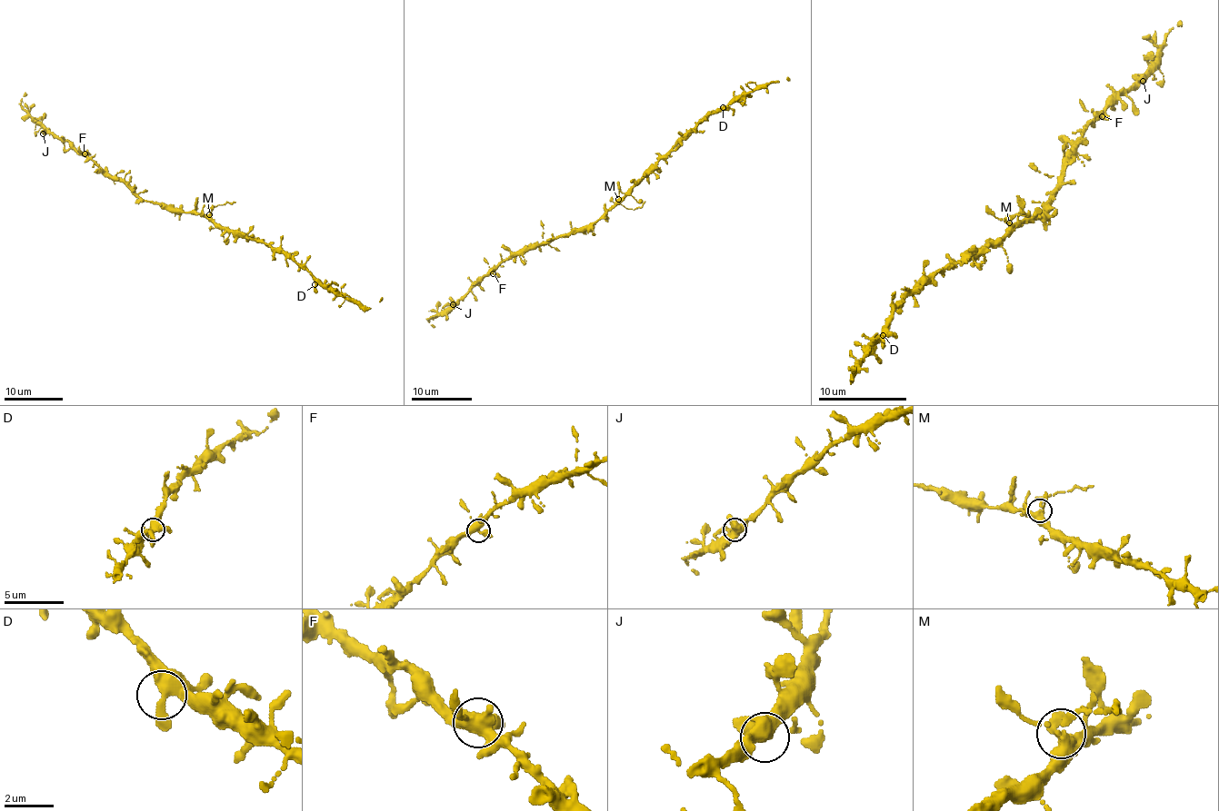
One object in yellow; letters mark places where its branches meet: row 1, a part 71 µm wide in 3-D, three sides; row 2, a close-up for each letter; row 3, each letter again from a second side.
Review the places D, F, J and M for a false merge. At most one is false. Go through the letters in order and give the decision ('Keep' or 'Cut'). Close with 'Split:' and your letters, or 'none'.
D: Keep
F: Keep
J: Keep
M: Cut
Split: M

